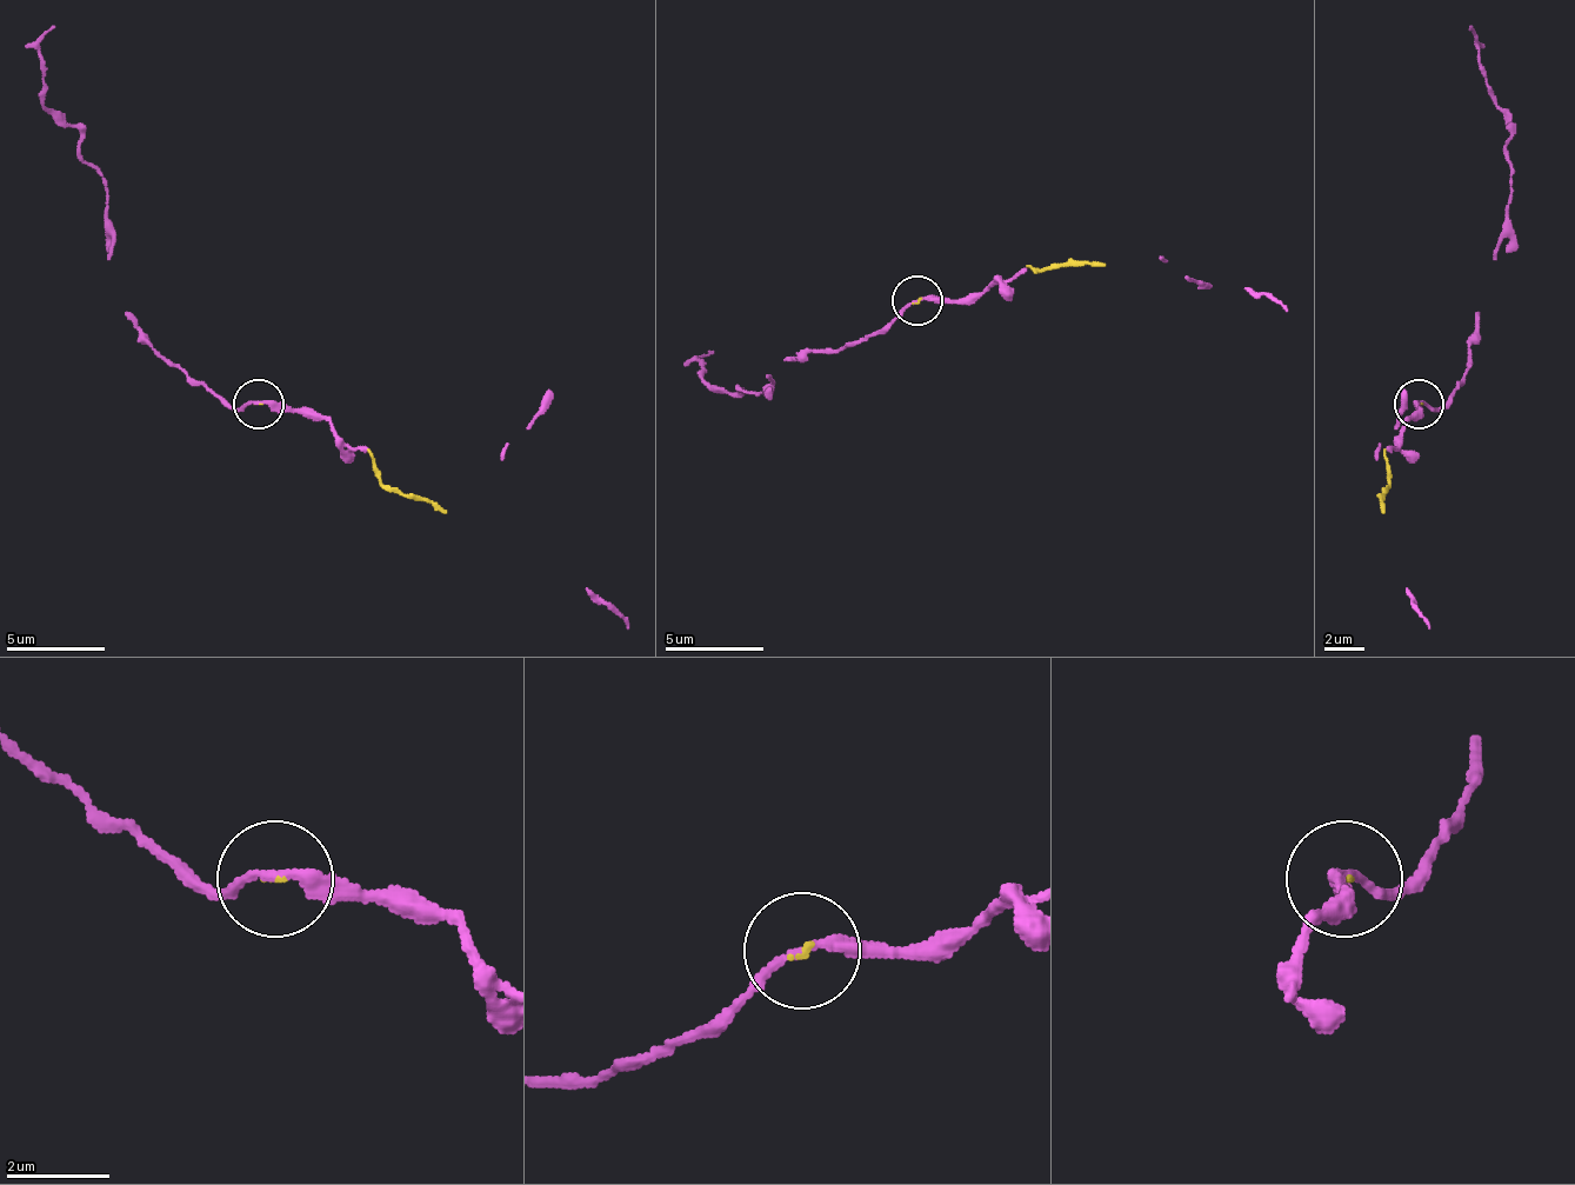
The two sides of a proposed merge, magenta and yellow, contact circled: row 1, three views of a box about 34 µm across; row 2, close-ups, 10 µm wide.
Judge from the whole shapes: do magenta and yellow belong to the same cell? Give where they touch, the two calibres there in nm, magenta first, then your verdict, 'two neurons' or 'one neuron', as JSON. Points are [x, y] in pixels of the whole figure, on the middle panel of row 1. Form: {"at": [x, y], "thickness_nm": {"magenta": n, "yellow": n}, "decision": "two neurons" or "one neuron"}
{"at": [918, 300], "thickness_nm": {"magenta": 220, "yellow": 70}, "decision": "one neuron"}

